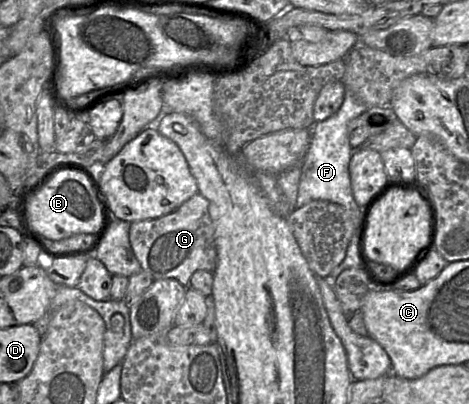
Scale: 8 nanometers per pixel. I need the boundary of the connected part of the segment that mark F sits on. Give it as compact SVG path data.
M345 89L345 97L338 112L326 120L315 122L307 153L301 163L296 208L313 200L326 200L344 206L351 211L361 211L356 203L349 174L349 163L353 149L349 142L348 123L363 113L367 107Z

